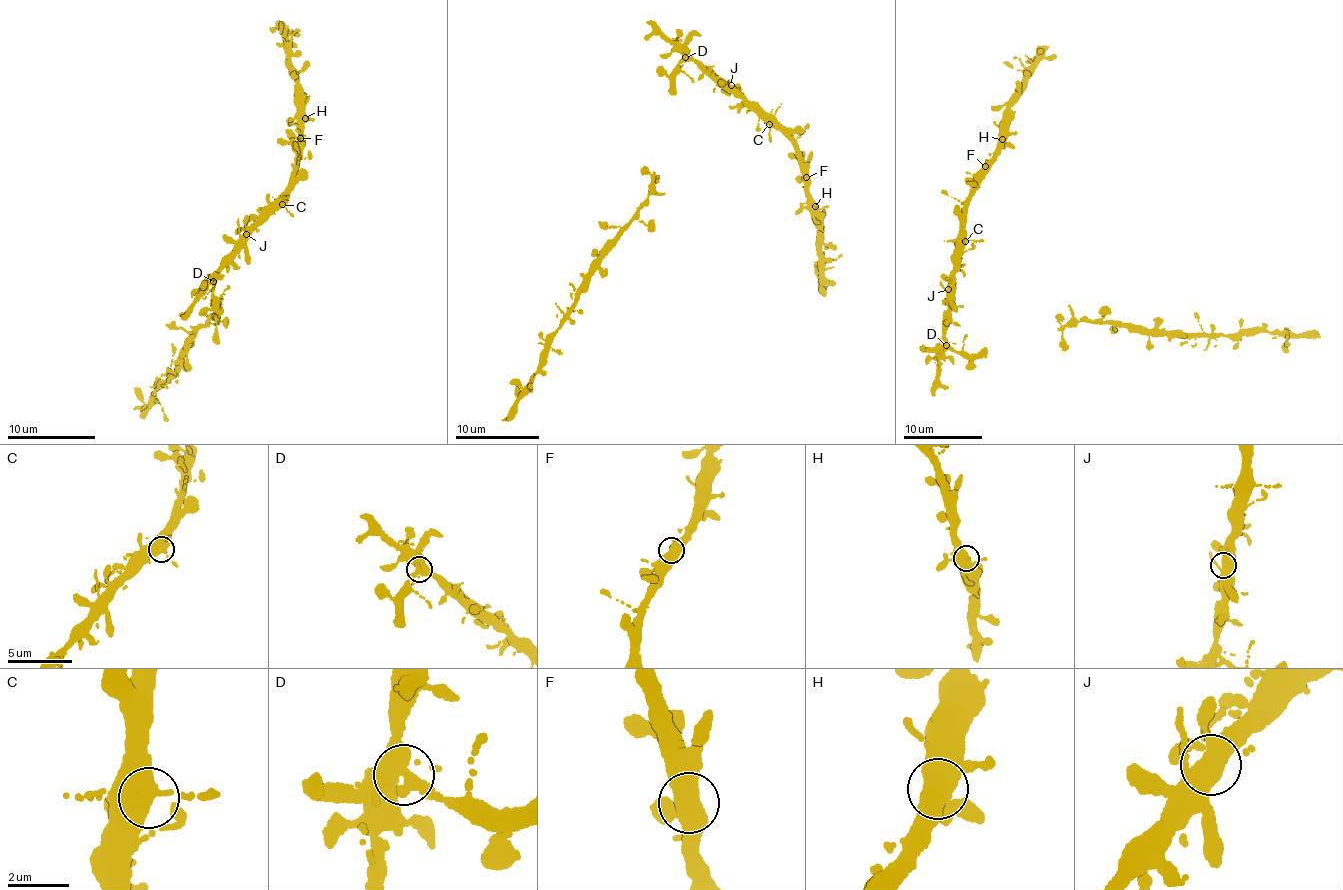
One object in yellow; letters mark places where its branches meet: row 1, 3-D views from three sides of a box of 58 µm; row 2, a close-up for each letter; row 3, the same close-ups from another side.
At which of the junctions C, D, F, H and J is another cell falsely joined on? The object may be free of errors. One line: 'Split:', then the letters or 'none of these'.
Split: D

